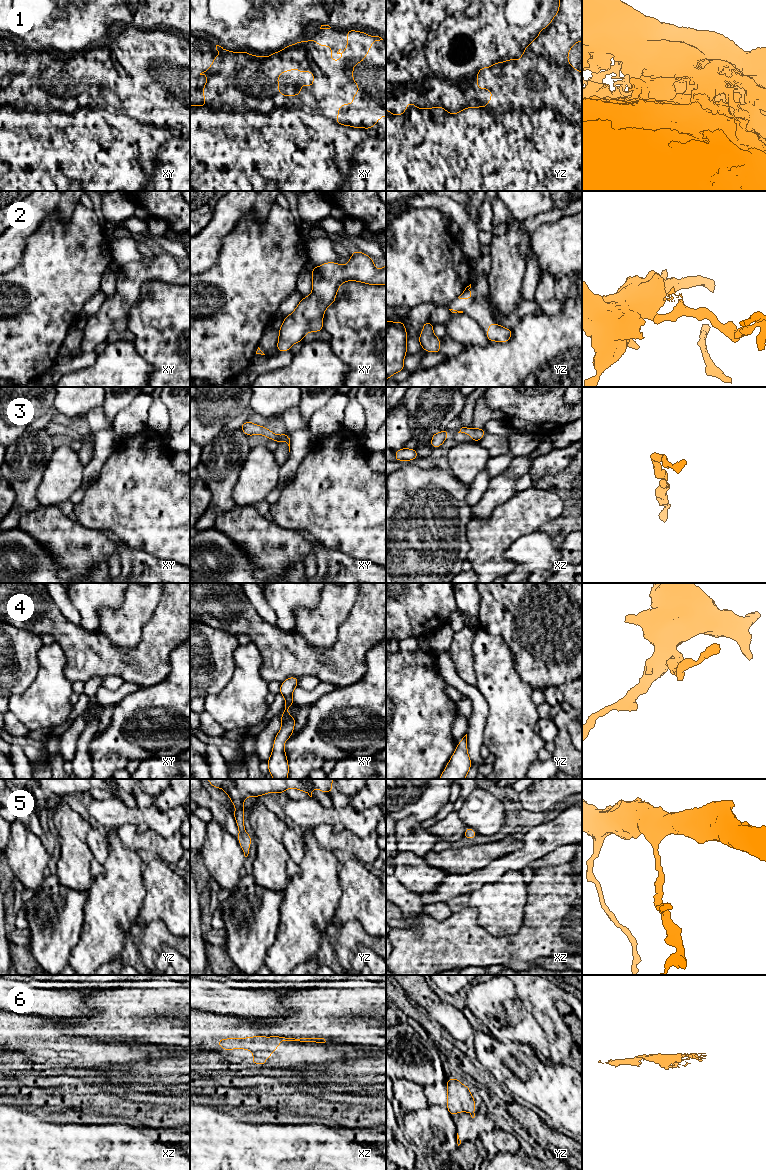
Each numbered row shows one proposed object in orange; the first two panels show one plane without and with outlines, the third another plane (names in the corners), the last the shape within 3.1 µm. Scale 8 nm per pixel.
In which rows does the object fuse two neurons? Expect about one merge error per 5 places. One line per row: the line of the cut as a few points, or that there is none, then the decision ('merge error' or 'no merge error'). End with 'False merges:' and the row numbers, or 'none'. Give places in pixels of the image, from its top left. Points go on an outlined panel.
1: no cut | no merge error
2: no cut | no merge error
3: no cut | no merge error
4: no cut | no merge error
5: no cut | no merge error
6: no cut | no merge error
False merges: none

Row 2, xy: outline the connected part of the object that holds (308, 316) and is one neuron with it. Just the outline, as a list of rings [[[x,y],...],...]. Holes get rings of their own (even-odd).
[[[354,251],[346,265],[327,262],[312,268],[312,293],[308,297],[302,298],[296,309],[284,318],[279,329],[278,352],[290,350],[293,344],[303,341],[304,336],[309,332],[323,330],[325,310],[334,303],[339,286],[346,281],[358,281],[369,285],[385,285],[386,264],[381,270],[378,270],[375,268],[374,260],[371,257],[363,252]]]

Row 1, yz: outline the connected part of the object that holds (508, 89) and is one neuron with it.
[[[559,0],[558,12],[552,18],[551,23],[541,29],[537,38],[529,43],[518,61],[510,58],[477,71],[477,88],[491,90],[491,100],[487,102],[486,107],[471,108],[468,106],[456,114],[451,114],[440,106],[419,109],[409,101],[405,112],[400,115],[393,115],[386,109],[386,191],[582,191],[582,72],[574,69],[568,61],[571,47],[580,41],[582,41],[582,0]]]

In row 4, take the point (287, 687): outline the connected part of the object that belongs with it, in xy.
[[[289,677],[281,683],[279,693],[285,698],[284,713],[280,716],[282,726],[274,739],[273,749],[267,761],[269,773],[274,779],[287,779],[289,774],[289,764],[284,749],[284,743],[293,734],[295,718],[287,713],[289,707],[294,704],[292,693],[297,687],[299,678]]]

